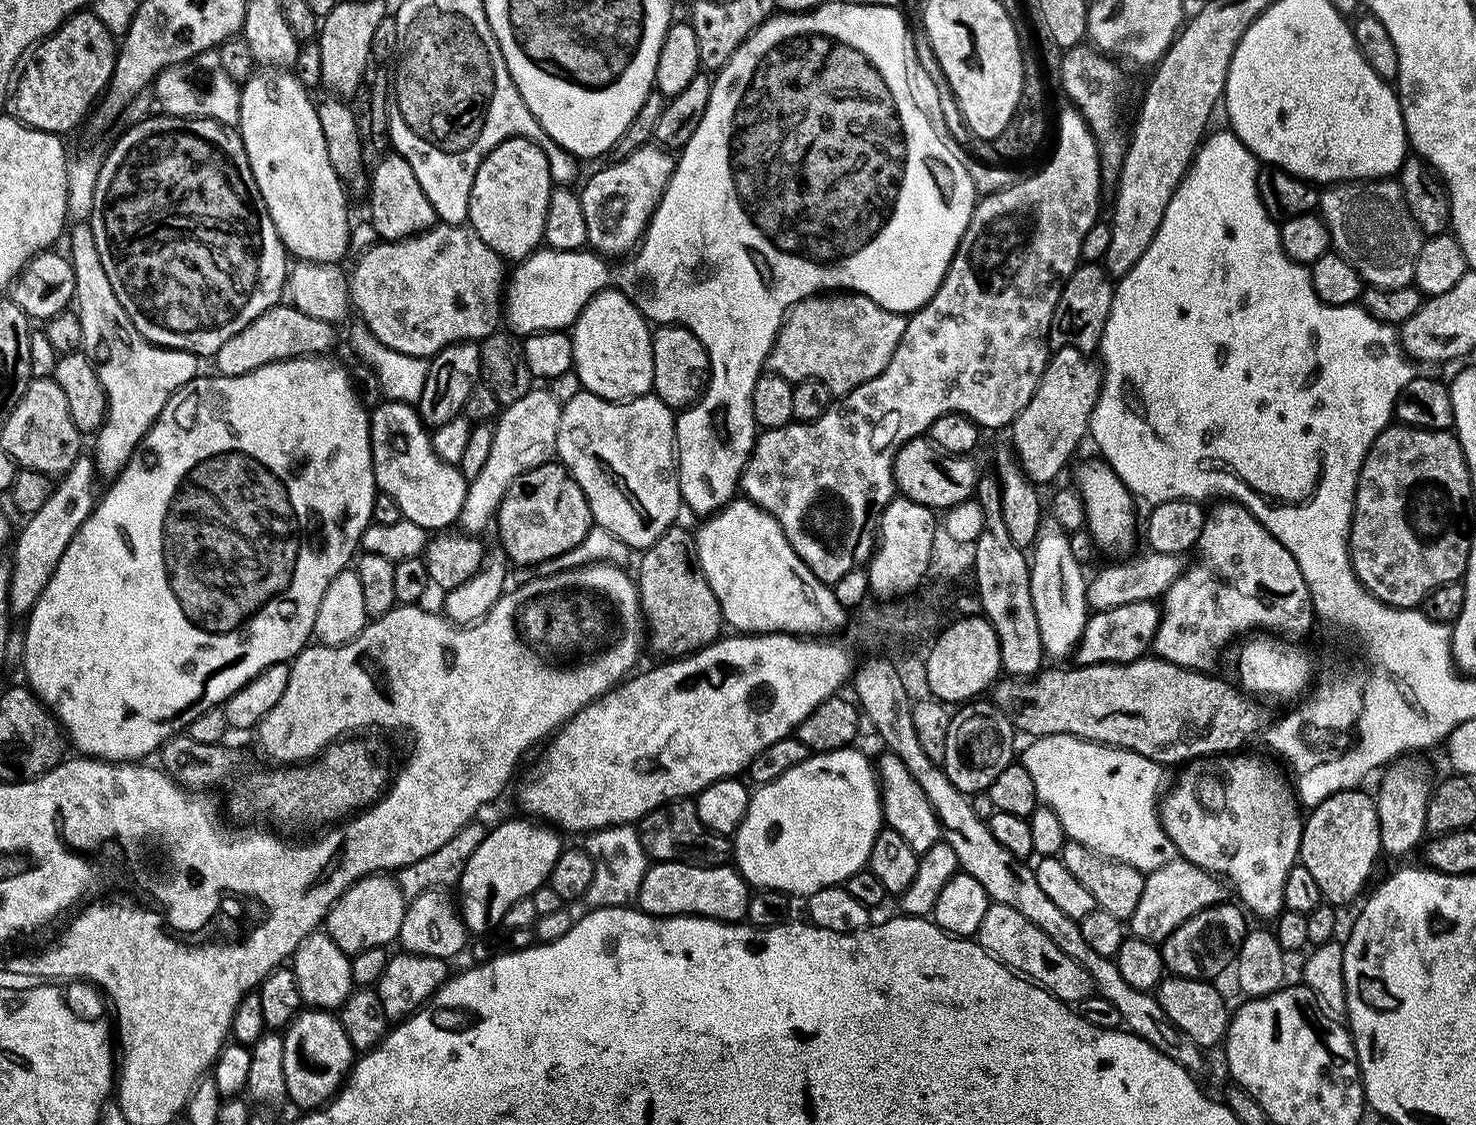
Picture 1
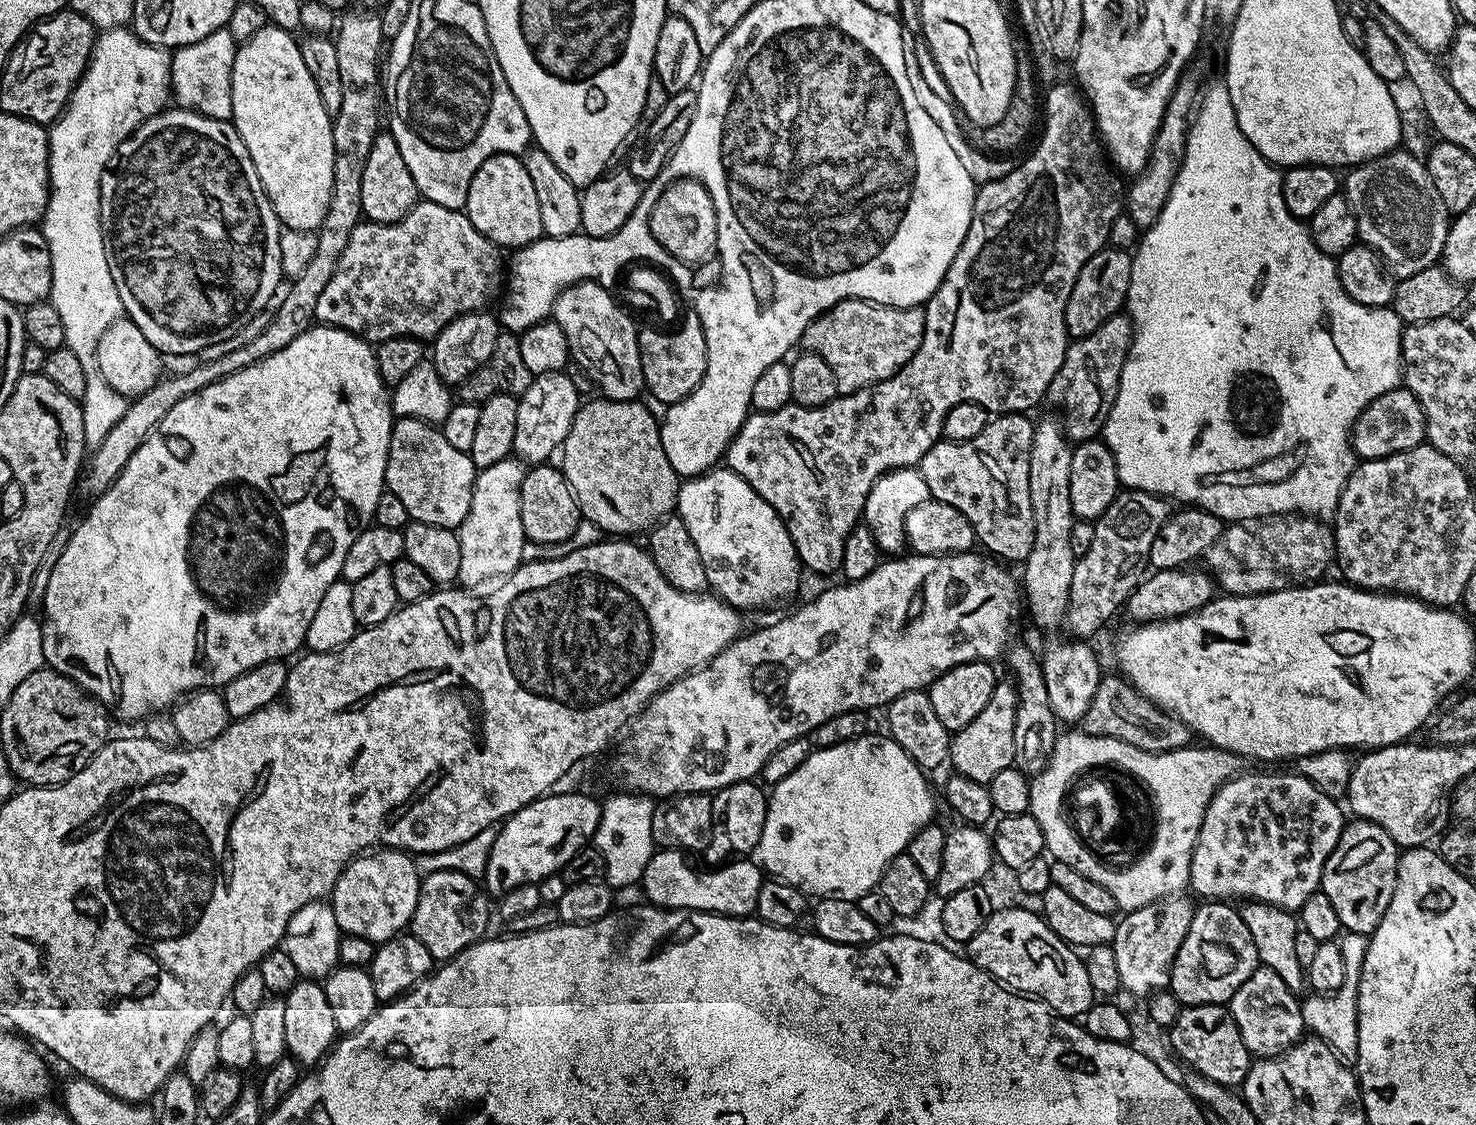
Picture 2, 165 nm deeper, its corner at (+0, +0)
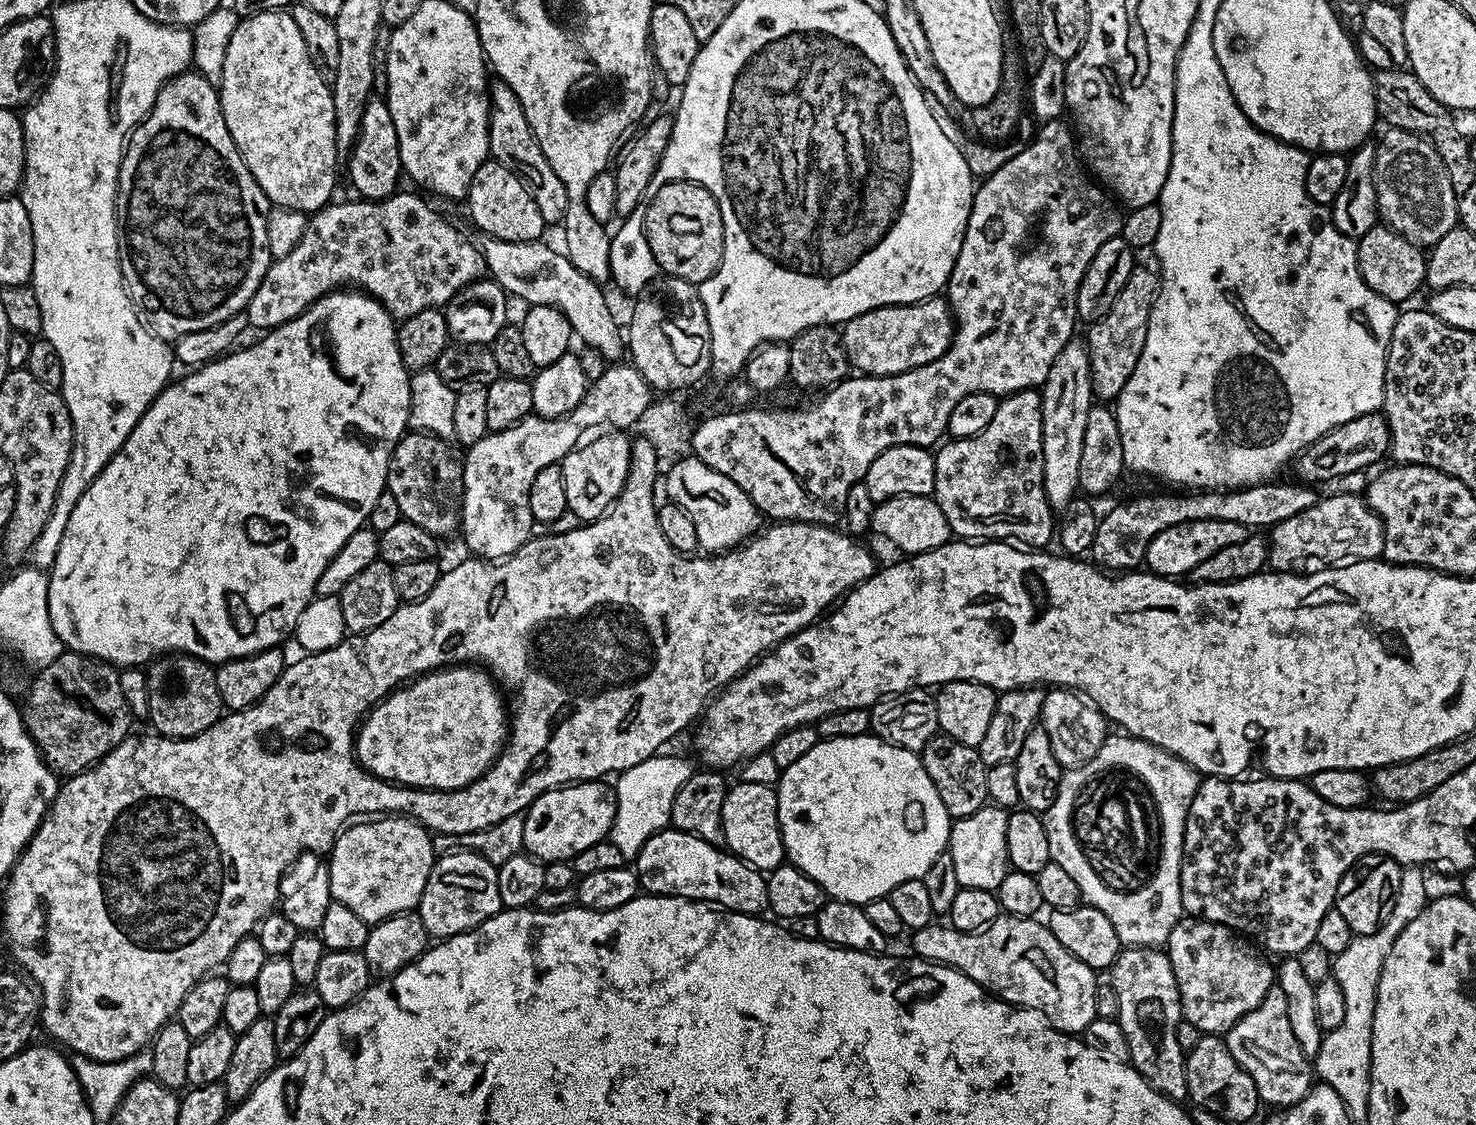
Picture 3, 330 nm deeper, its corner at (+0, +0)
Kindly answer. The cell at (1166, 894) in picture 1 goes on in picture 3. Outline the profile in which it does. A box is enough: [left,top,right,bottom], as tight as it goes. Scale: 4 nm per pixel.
[1110,947,1189,1102]

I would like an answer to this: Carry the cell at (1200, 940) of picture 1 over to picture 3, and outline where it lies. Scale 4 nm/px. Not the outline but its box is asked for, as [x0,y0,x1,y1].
[1166,915,1274,1034]

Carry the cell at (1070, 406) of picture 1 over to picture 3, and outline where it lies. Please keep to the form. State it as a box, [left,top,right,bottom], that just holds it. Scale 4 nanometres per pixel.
[1086,262,1160,402]

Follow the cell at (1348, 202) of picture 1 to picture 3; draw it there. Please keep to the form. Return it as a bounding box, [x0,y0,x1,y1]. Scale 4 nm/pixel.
[1374,127,1457,246]

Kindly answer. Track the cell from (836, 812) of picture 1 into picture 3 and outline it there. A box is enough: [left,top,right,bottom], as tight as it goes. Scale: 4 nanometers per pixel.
[776,734,953,905]

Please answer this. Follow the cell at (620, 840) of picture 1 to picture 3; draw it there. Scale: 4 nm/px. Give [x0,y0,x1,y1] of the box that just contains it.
[610,754,694,861]

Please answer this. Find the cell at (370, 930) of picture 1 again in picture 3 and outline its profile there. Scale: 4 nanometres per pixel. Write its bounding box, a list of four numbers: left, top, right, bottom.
[326,814,438,926]

